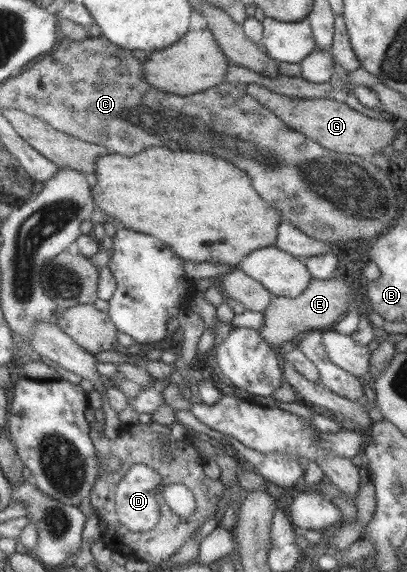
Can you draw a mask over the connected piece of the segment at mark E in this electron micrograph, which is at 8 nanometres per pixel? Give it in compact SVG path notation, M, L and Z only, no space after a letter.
M311 278L307 287L293 299L273 296L269 305L262 311L263 324L257 332L271 347L279 347L283 341L294 343L303 333L329 327L337 321L339 315L355 308L356 304L359 303L356 292L353 291L353 288L349 288L349 282L341 281L341 279Z

